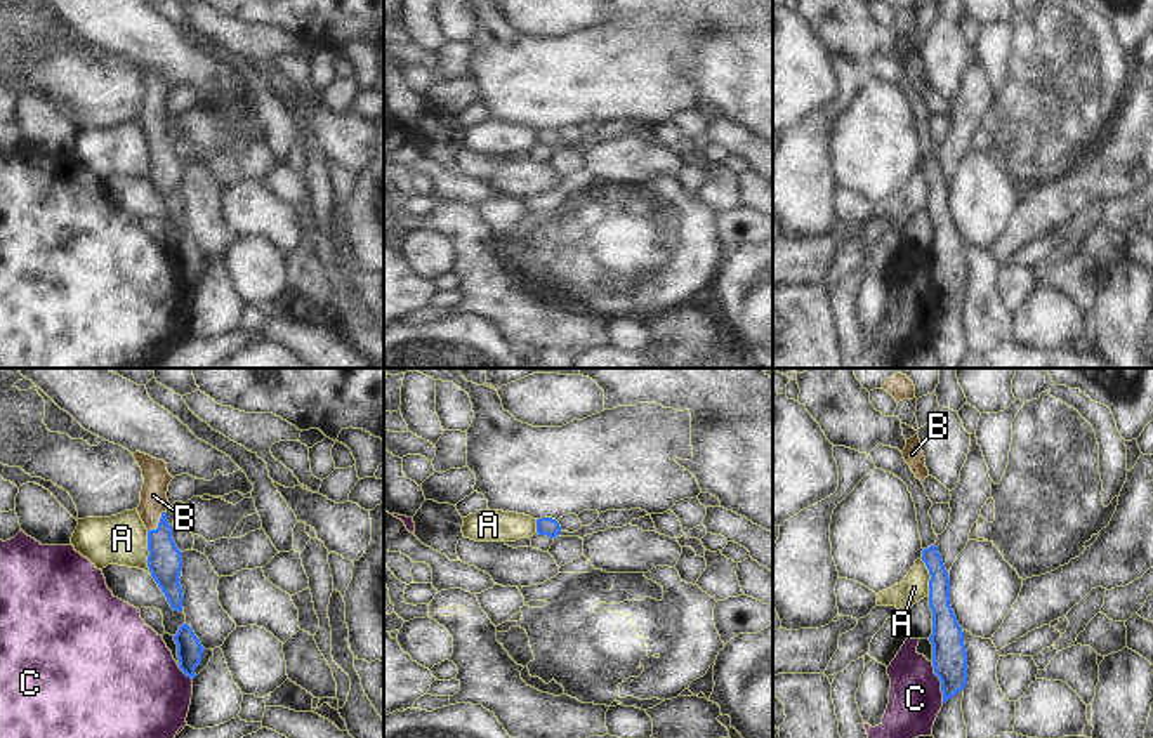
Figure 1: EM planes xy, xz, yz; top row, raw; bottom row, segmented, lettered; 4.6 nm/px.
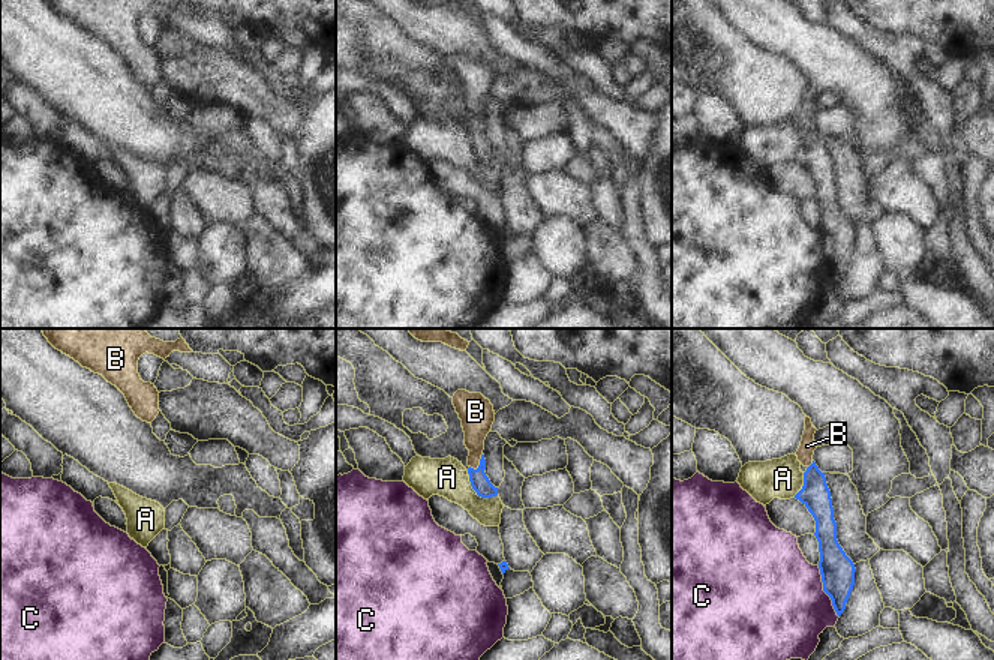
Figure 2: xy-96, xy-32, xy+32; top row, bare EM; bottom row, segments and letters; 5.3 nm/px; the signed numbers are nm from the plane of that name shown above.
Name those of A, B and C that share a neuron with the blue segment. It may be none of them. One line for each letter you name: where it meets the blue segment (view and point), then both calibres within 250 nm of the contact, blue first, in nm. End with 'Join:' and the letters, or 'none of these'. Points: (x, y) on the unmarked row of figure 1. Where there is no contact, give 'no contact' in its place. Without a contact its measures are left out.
B: xy (158, 134) | 160/130 nm
Join: B

